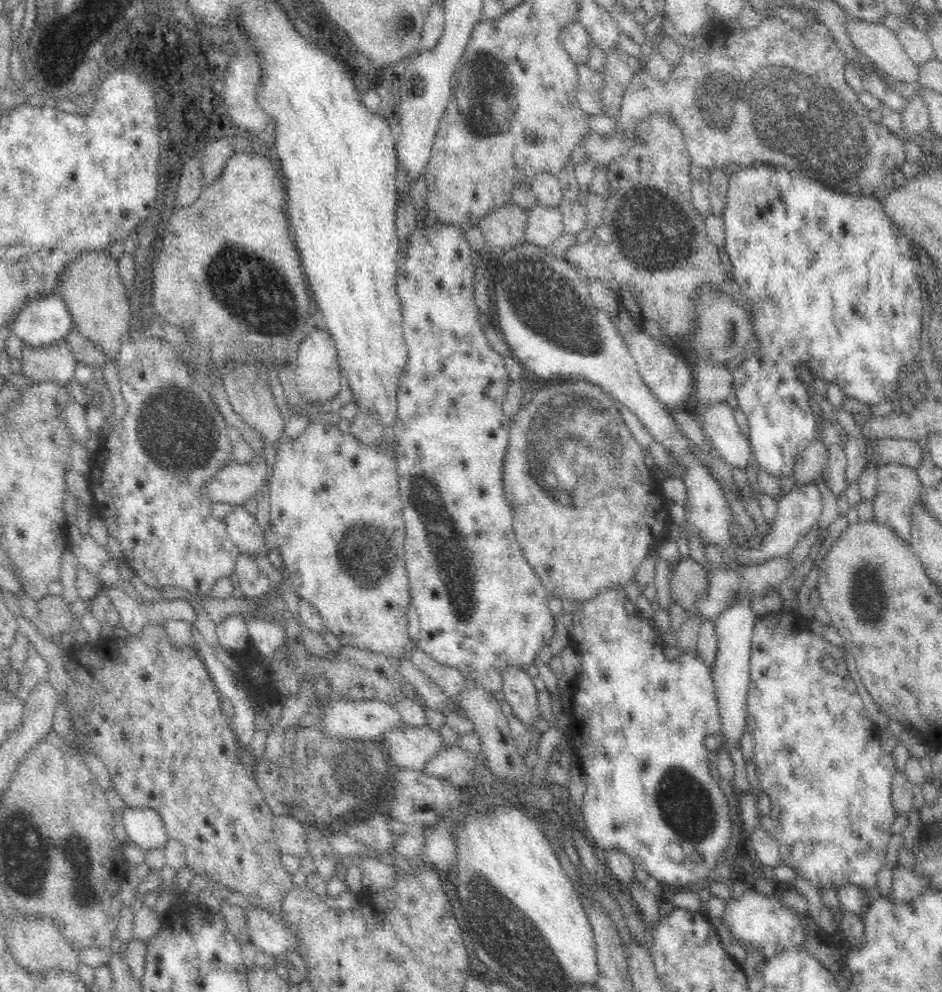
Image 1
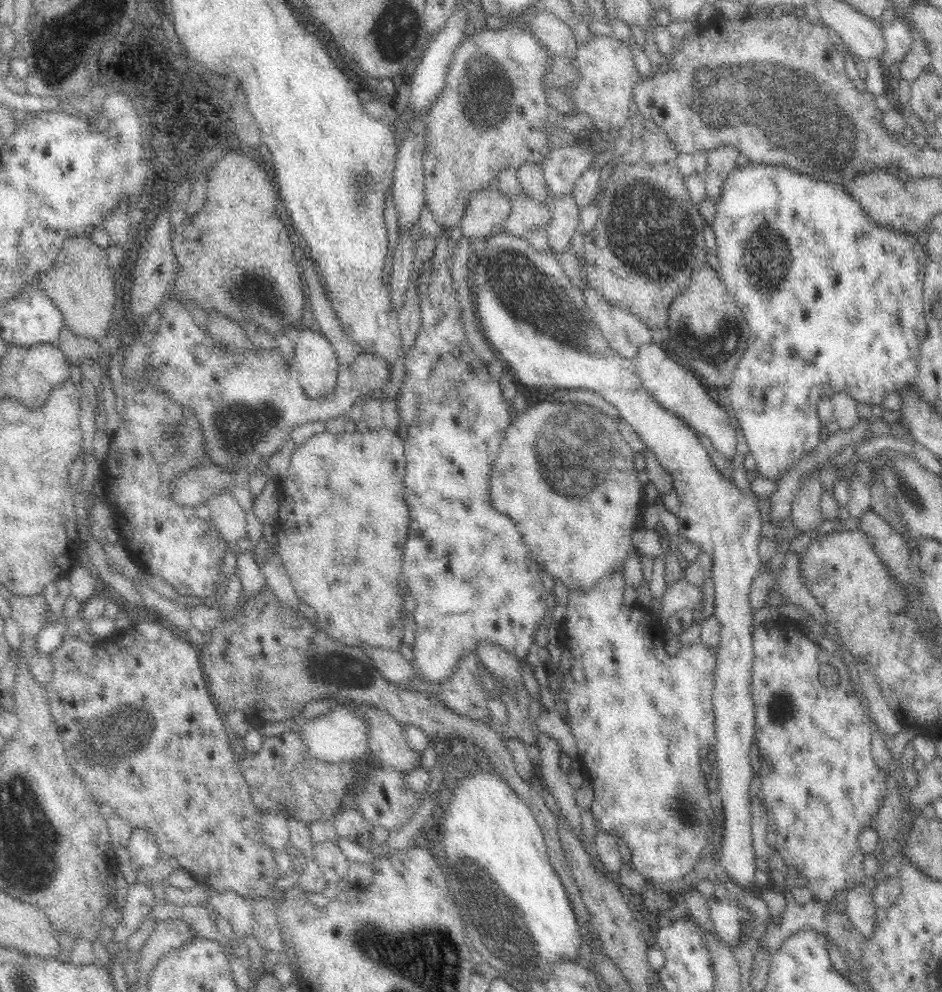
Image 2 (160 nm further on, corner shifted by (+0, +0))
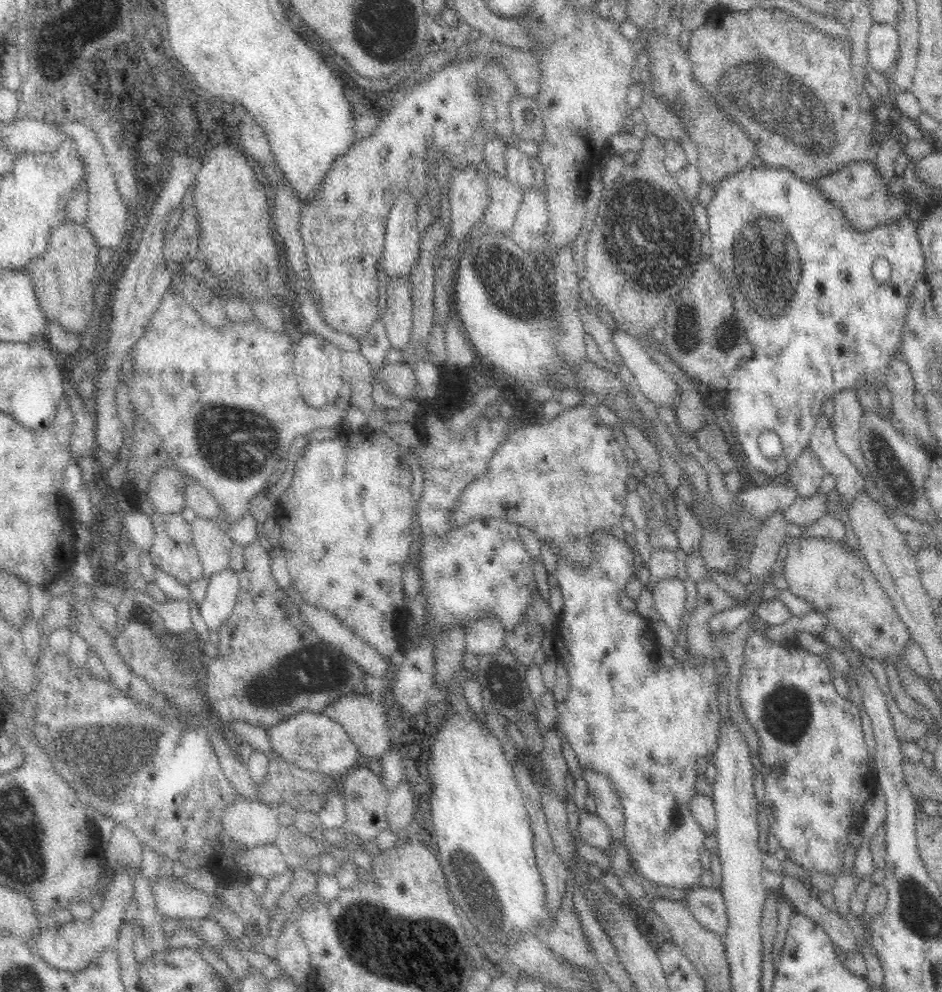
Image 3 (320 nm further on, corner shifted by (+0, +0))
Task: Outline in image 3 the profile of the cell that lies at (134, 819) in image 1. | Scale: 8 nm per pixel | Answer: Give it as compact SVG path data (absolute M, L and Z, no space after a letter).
M129 872L116 873L116 882L106 891L102 898L101 909L96 911L90 919L70 920L70 922L59 925L57 923L56 926L46 929L38 926L38 932L29 941L29 946L34 950L35 955L55 970L78 974L78 972L84 972L85 968L94 965L98 954L103 950L108 947L117 948L120 926L125 922L125 912L130 907L133 898Z

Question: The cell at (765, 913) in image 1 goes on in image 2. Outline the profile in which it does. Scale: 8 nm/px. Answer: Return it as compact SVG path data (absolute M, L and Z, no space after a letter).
M711 897L706 898L706 902L715 934L734 949L740 944L743 919L747 912L730 898L718 900Z

